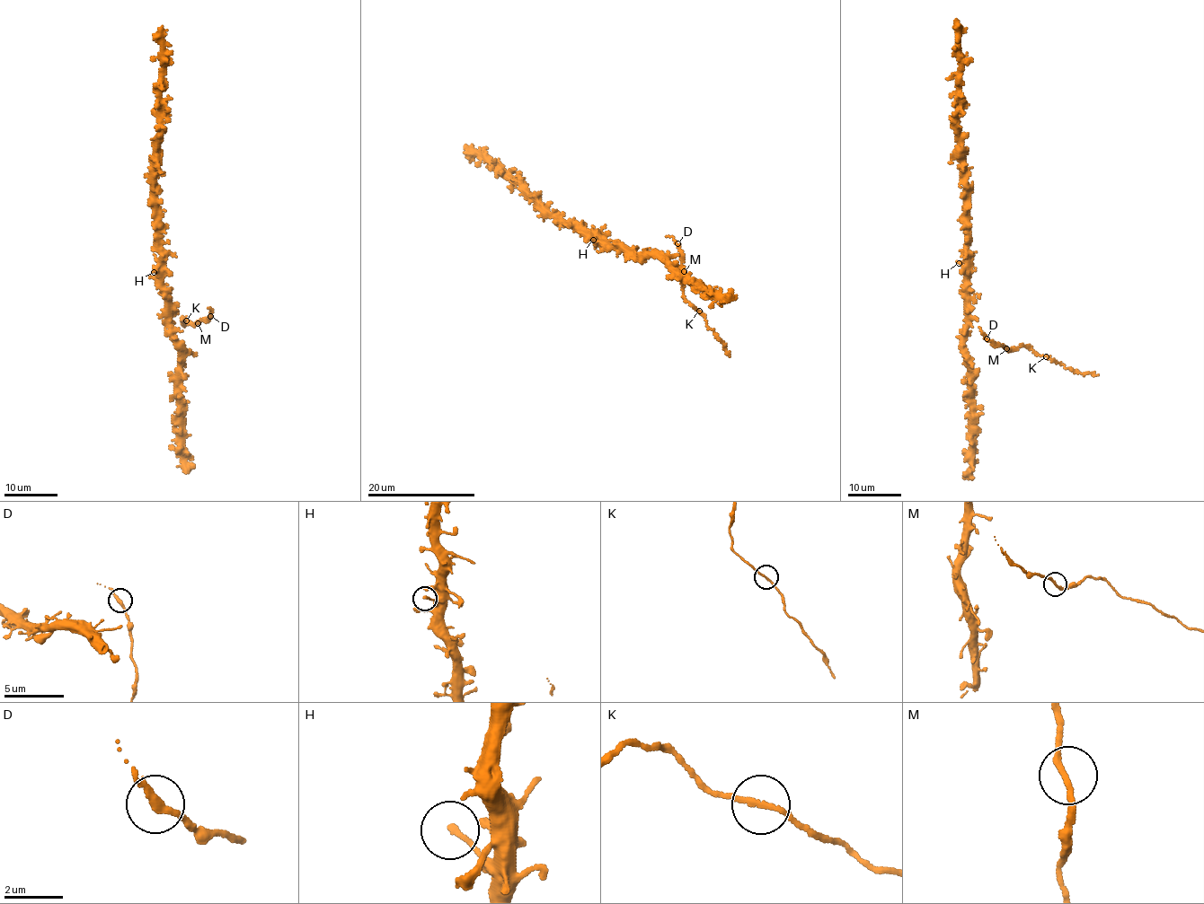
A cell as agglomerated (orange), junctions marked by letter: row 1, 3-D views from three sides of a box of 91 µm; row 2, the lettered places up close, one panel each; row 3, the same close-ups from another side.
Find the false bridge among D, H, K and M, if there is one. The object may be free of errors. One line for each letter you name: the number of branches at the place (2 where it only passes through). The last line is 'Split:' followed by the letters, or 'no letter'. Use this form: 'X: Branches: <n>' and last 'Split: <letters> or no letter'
Split: no letter

